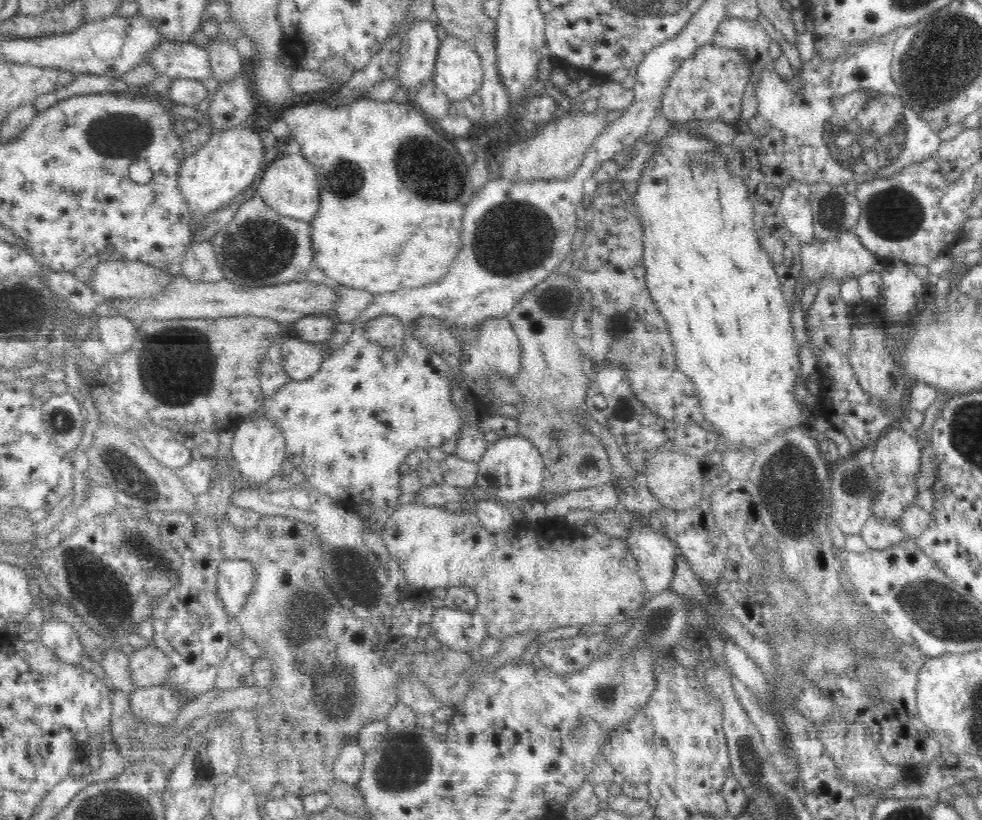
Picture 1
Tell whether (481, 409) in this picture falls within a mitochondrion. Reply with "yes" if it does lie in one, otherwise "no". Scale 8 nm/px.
no

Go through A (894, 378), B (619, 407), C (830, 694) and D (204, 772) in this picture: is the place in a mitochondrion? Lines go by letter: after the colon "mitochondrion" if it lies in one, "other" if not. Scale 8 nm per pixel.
A: other
B: mitochondrion
C: other
D: other

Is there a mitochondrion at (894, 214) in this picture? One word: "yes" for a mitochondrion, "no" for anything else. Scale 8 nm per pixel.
yes

